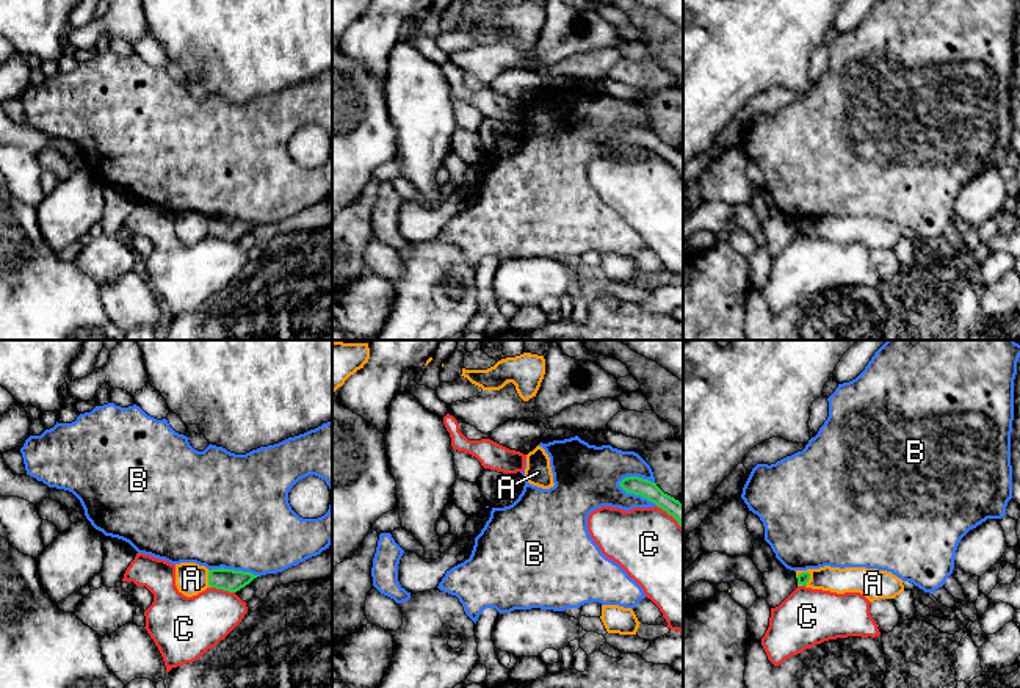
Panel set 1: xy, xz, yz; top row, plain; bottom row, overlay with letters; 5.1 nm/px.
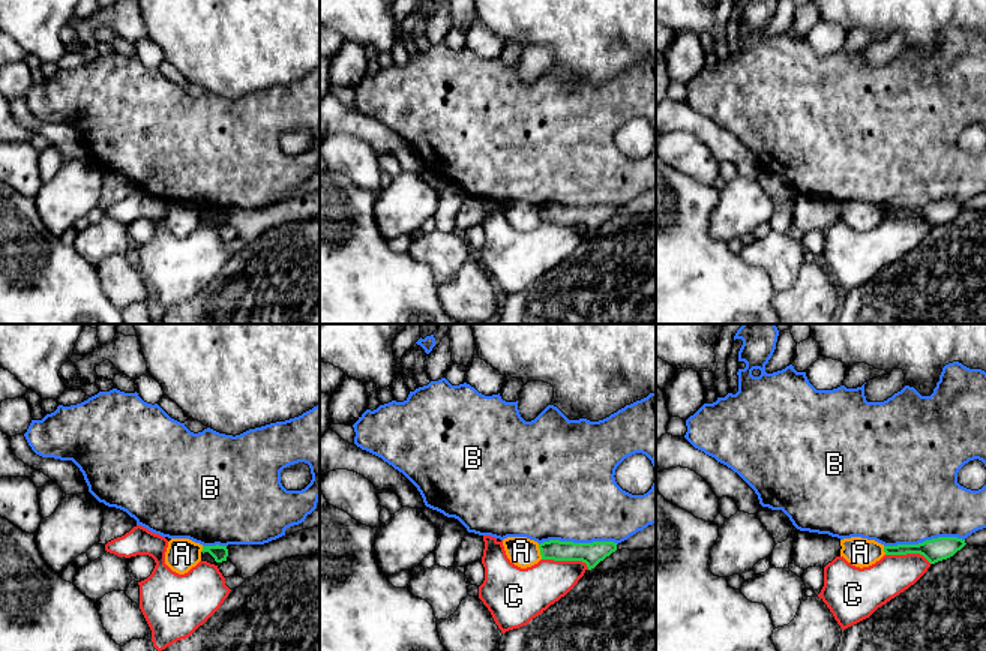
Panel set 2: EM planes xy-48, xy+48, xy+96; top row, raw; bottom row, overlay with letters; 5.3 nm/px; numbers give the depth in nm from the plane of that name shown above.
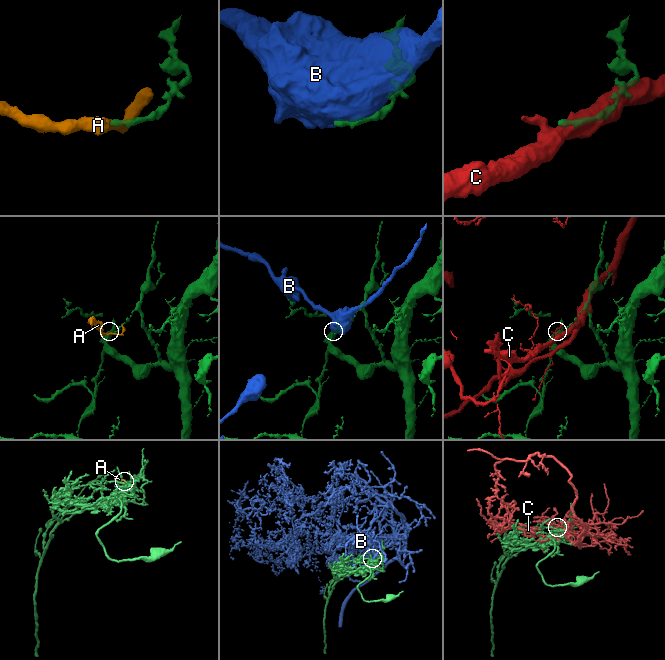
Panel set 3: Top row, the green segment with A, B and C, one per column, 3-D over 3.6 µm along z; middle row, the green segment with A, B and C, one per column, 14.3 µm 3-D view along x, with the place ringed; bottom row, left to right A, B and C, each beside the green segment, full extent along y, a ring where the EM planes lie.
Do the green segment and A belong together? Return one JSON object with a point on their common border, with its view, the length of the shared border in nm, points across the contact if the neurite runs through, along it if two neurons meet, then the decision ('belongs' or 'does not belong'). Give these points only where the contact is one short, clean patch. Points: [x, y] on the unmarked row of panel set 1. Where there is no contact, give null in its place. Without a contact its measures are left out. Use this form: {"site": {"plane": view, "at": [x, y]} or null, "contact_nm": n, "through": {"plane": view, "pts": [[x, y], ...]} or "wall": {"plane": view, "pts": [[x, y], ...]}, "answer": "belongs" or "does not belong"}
{"site": {"plane": "xy", "at": [209, 228]}, "contact_nm": 90, "wall": {"plane": "xy", "pts": [[210, 220], [209, 235]]}, "answer": "does not belong"}

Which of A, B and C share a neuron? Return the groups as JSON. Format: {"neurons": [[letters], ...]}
{"neurons": [["A"], ["B"], ["C"]]}

